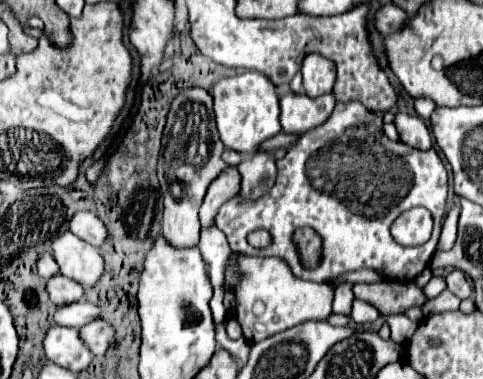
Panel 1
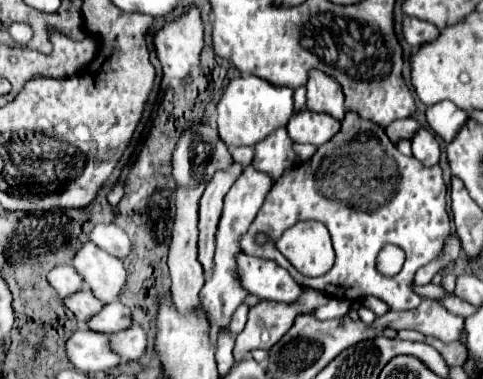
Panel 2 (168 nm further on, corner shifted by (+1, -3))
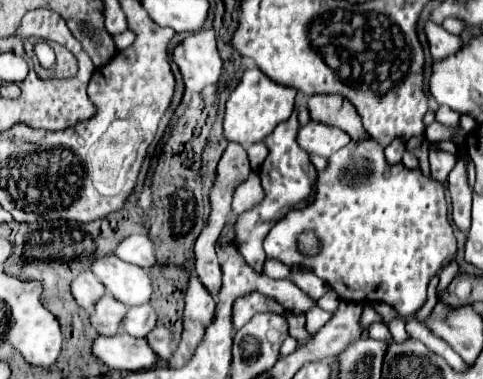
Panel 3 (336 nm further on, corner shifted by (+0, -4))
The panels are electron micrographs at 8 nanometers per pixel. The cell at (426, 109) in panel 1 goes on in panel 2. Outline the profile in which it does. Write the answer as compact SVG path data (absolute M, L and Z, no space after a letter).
M443 100L443 102L427 108L427 122L429 122L431 130L435 134L439 134L445 144L449 144L459 134L459 128L467 122L467 112L457 108L455 104Z

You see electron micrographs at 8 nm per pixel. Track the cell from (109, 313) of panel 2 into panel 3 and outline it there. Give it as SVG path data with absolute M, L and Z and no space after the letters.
M150 305L130 307L122 319L122 331L132 337L146 337L150 329L156 325L156 313Z

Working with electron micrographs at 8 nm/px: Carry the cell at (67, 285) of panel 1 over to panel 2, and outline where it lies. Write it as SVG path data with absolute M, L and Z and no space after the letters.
M83 288L81 292L65 298L63 302L65 302L65 306L77 316L77 320L79 320L81 324L85 324L91 316L95 316L95 314L101 312L101 308L103 308L101 300L97 300L89 288Z

